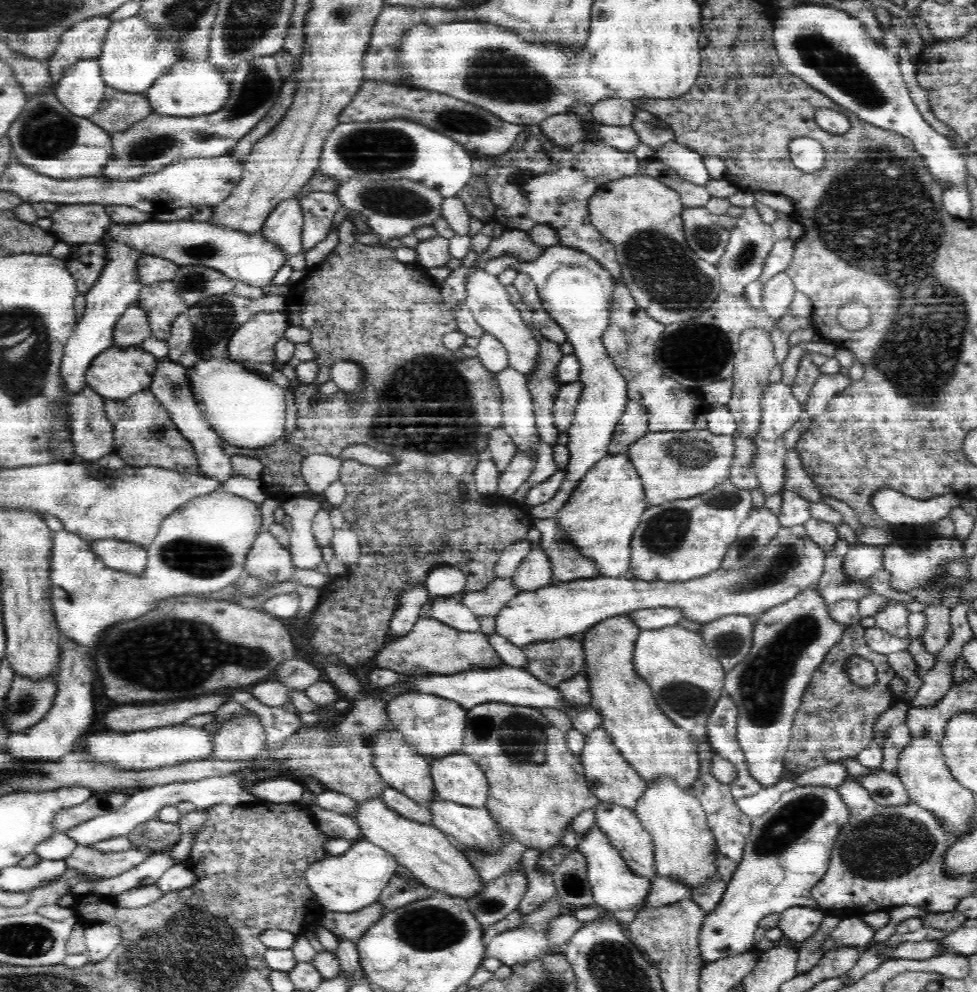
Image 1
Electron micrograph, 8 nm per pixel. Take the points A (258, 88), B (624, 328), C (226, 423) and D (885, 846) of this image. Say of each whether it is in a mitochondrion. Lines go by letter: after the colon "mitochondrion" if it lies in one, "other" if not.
A: mitochondrion
B: mitochondrion
C: other
D: mitochondrion

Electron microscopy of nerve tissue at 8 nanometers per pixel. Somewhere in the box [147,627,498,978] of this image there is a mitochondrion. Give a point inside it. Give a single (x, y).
(426, 928)

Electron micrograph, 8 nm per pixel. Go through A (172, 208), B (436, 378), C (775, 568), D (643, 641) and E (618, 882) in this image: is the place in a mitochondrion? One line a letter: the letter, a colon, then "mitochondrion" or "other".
A: other
B: mitochondrion
C: mitochondrion
D: other
E: other

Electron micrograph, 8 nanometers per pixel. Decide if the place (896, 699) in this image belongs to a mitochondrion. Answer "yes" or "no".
no

